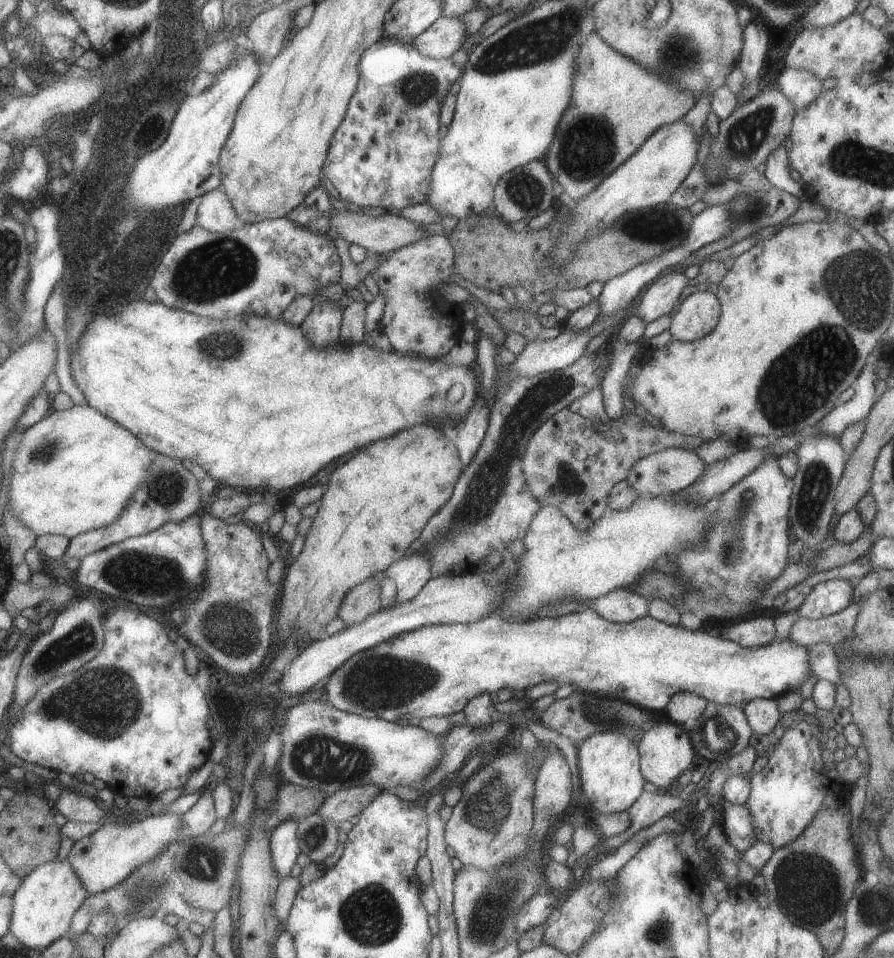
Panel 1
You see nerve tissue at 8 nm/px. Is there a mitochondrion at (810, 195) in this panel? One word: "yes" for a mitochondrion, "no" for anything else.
no

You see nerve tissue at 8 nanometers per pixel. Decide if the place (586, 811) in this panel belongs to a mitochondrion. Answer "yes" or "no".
no

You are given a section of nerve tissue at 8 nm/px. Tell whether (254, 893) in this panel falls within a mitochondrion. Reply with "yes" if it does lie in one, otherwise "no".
no

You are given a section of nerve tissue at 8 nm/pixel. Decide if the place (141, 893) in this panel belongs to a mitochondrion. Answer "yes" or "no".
yes

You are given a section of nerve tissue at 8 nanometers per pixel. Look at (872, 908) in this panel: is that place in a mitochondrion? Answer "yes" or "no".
yes

